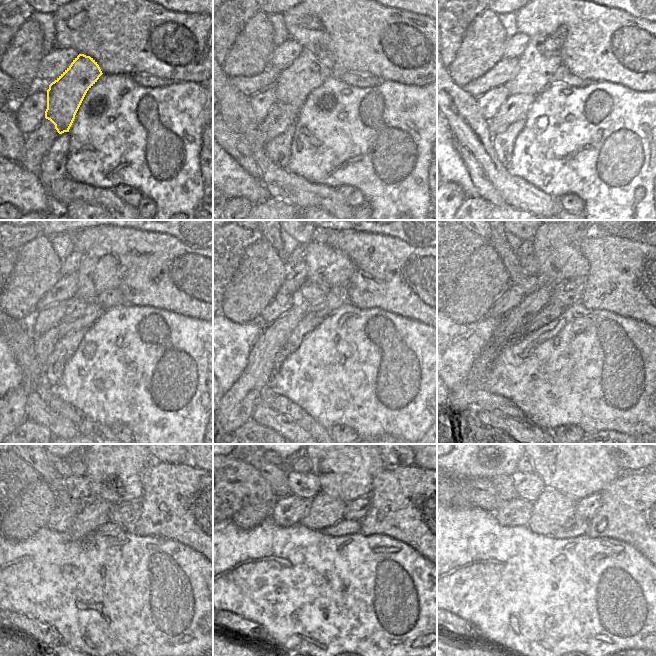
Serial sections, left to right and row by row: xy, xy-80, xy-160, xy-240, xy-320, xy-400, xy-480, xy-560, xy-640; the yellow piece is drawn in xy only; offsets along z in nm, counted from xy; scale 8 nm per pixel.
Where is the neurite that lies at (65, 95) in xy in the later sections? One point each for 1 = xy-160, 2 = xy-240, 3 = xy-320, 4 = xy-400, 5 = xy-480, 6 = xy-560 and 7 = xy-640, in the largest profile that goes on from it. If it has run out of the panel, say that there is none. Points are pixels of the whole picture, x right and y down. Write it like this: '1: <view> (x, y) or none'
1: xy-160 (535, 70)
2: xy-240 (95, 274)
3: xy-320 (328, 267)
4: xy-400 (555, 247)
5: xy-480 (115, 464)
6: xy-560 (346, 464)
7: xy-640 (577, 464)

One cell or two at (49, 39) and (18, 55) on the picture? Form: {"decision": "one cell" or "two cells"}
{"decision": "two cells"}

